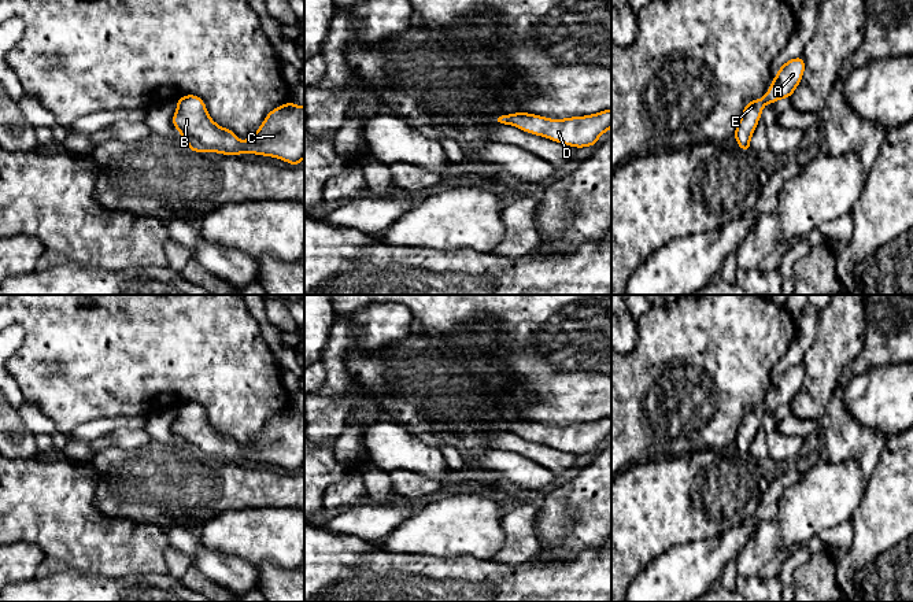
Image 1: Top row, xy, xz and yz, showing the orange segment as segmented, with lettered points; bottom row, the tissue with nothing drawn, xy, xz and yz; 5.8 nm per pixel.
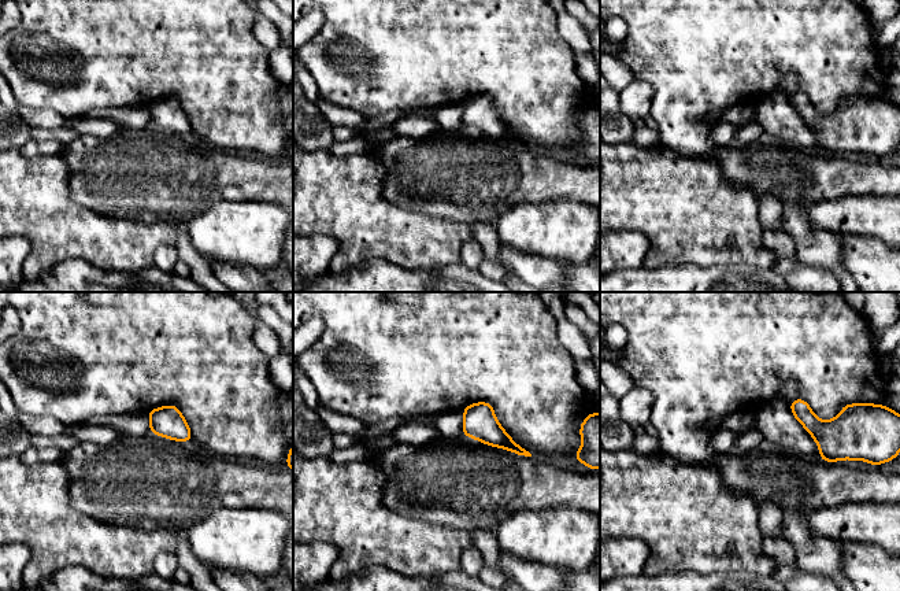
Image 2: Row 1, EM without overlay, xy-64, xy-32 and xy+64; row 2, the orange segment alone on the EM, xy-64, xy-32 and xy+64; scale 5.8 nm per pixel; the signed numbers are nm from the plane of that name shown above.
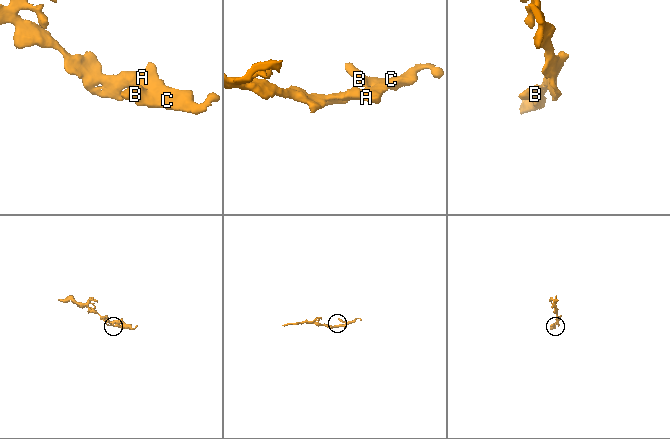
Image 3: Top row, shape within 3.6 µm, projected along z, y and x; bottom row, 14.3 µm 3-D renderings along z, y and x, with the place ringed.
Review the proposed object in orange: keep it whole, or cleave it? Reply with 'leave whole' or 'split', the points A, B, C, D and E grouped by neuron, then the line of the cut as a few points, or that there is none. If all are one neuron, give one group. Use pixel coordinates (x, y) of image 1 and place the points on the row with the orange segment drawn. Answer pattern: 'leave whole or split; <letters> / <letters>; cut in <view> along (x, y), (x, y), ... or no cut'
leave whole; A B C D E; no cut

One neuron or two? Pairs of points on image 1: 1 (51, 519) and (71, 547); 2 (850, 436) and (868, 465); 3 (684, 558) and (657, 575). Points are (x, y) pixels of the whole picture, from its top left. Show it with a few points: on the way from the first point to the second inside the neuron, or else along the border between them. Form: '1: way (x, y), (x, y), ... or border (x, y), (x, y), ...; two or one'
1: way (58, 525), (67, 535), (67, 540); one
2: way (858, 443), (867, 447), (867, 457); one
3: way (677, 565), (668, 575), (664, 575); one

